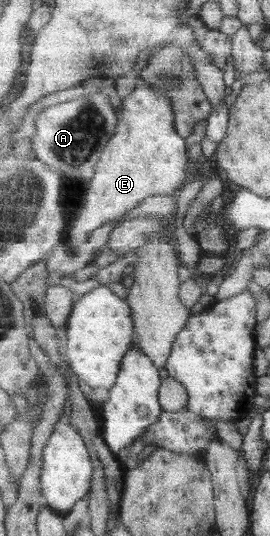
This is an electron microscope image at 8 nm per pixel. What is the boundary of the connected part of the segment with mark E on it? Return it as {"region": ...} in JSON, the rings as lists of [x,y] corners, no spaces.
{"region":[[[138,79],[133,91],[119,104],[122,107],[121,115],[117,124],[117,133],[111,141],[103,148],[101,159],[94,166],[94,178],[87,180],[84,184],[82,194],[86,197],[80,200],[80,210],[74,210],[74,226],[67,231],[67,244],[71,247],[81,246],[87,243],[92,232],[97,228],[122,218],[132,208],[138,208],[144,200],[150,196],[177,195],[178,191],[187,183],[187,169],[190,157],[186,149],[186,140],[177,131],[175,125],[176,116],[170,97],[164,97],[156,93],[151,84],[145,80]]]}

